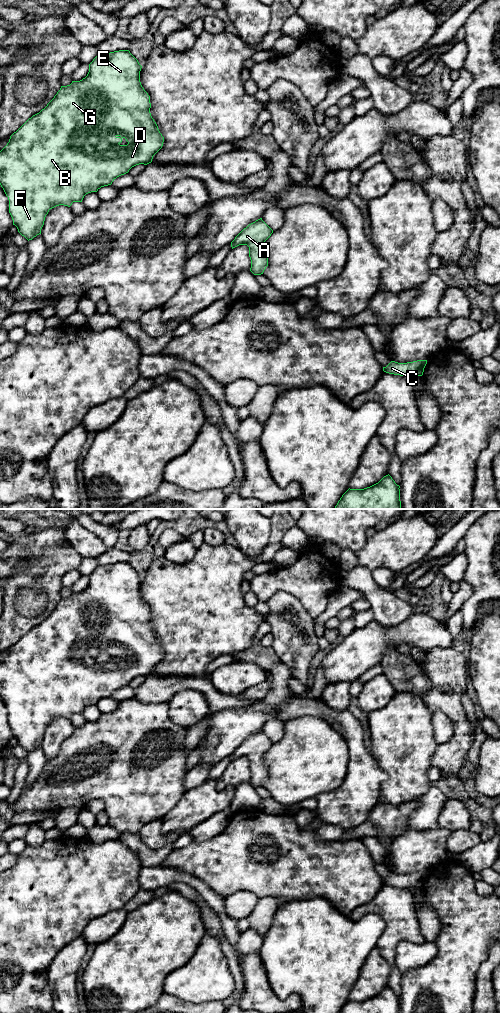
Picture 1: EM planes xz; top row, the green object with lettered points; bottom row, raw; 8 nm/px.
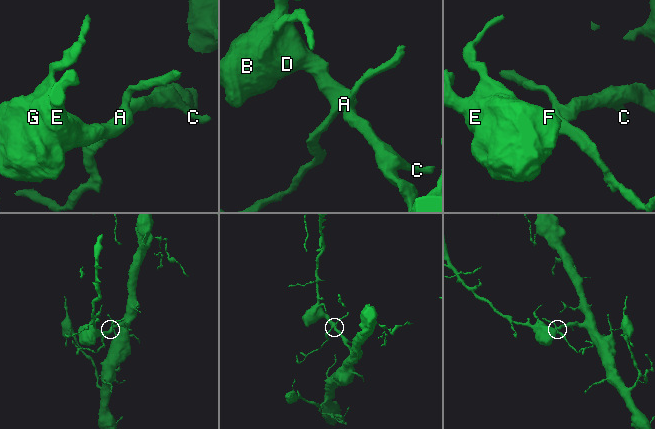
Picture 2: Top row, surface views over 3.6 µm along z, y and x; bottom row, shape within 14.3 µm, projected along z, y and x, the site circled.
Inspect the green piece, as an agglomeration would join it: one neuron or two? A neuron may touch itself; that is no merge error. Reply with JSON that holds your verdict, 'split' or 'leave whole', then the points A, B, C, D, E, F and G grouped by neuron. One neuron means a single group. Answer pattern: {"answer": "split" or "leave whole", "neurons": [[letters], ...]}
{"answer": "leave whole", "neurons": [["A", "B", "C", "D", "E", "F", "G"]]}

